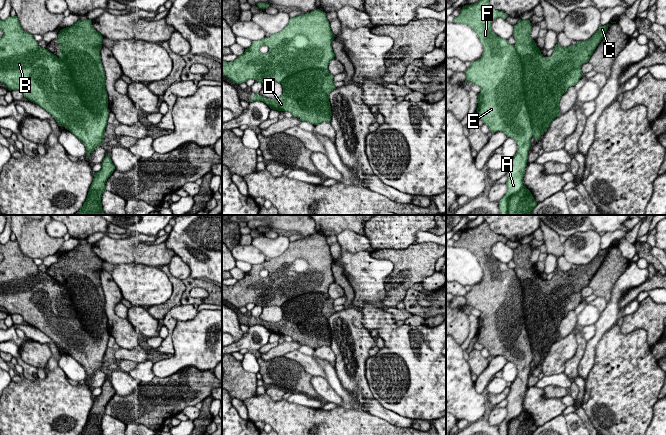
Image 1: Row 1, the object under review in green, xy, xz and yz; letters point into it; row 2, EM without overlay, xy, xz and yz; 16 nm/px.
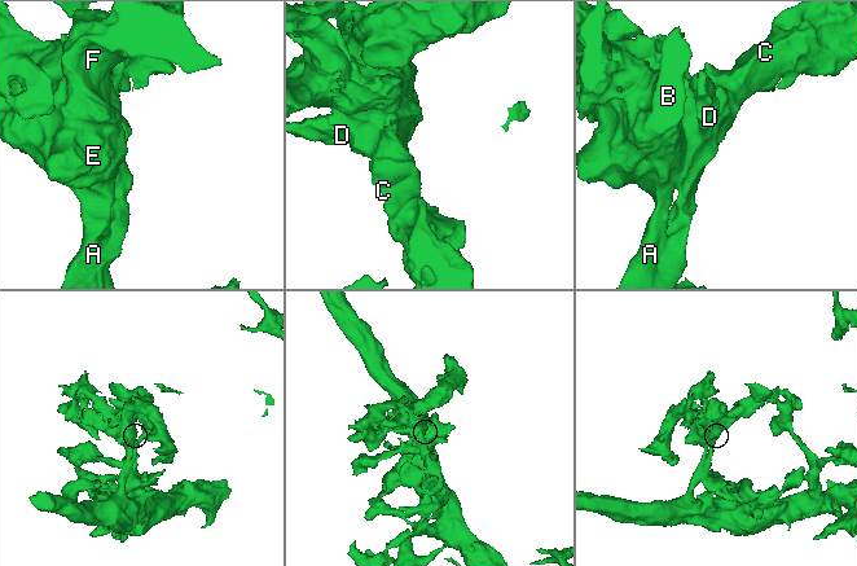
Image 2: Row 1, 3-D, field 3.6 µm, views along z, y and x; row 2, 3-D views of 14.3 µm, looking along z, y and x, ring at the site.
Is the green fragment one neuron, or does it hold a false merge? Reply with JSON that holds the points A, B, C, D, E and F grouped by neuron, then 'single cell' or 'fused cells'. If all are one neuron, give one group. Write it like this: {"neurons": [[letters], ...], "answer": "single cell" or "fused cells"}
{"neurons": [["A", "B", "E", "F"], ["C", "D"]], "answer": "fused cells"}

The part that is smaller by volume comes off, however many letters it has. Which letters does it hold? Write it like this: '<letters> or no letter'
C, D

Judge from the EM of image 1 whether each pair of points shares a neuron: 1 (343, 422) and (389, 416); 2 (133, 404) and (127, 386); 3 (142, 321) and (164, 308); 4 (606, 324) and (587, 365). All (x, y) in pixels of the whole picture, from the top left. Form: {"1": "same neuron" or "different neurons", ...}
{"1": "different neurons", "2": "different neurons", "3": "different neurons", "4": "same neuron"}

